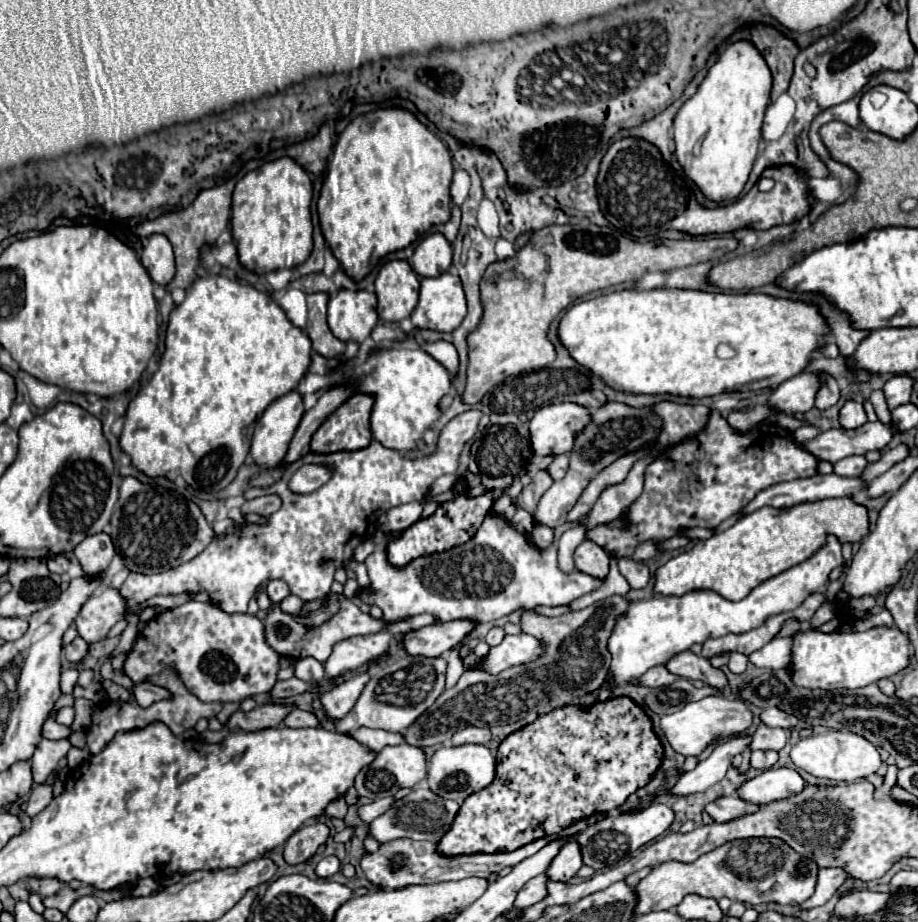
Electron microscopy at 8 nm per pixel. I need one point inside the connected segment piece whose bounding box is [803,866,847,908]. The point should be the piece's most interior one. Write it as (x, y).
(831, 879)

